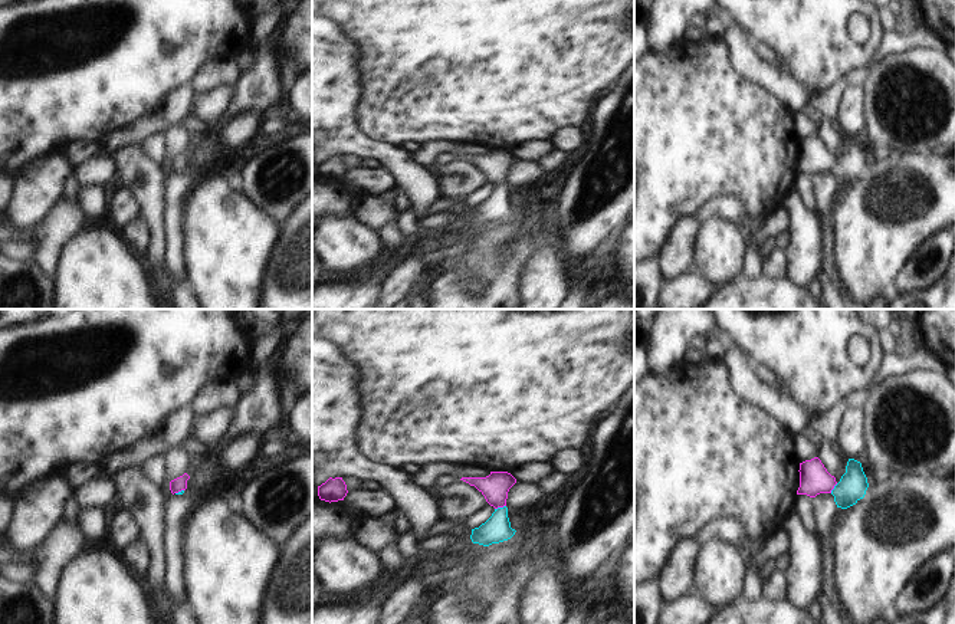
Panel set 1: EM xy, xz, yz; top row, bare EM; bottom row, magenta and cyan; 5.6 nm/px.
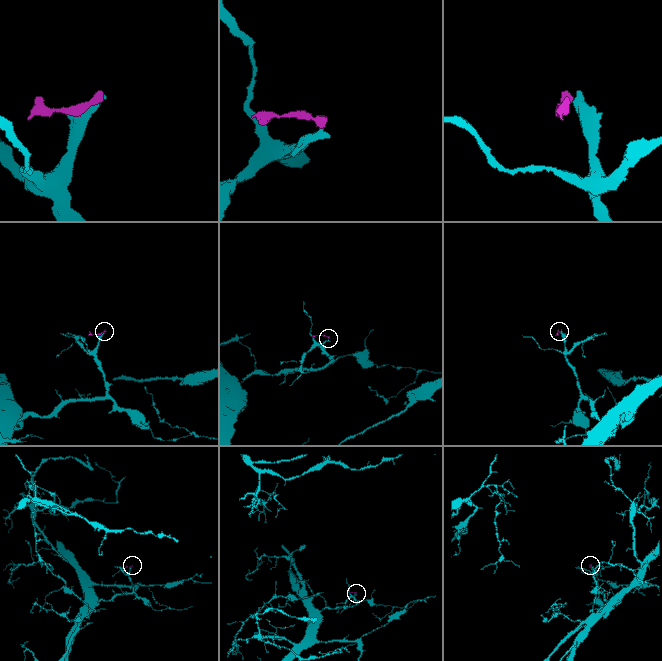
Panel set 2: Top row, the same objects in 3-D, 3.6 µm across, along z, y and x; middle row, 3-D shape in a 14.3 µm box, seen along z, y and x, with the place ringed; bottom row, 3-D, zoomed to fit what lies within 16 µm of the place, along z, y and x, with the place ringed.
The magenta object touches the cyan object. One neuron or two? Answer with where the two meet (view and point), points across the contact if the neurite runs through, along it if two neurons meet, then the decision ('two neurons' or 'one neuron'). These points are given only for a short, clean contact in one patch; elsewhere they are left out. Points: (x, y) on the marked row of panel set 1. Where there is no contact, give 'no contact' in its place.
xz (499, 506) | across xz (495, 488), (499, 506), (496, 528) | one neuron

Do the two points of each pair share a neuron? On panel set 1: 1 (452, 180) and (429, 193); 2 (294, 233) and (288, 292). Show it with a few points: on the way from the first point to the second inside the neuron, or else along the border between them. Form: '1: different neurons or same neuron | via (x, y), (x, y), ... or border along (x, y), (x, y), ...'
1: different neurons | border along (435, 179), (440, 196)
2: same neuron | via (294, 248), (294, 278)

